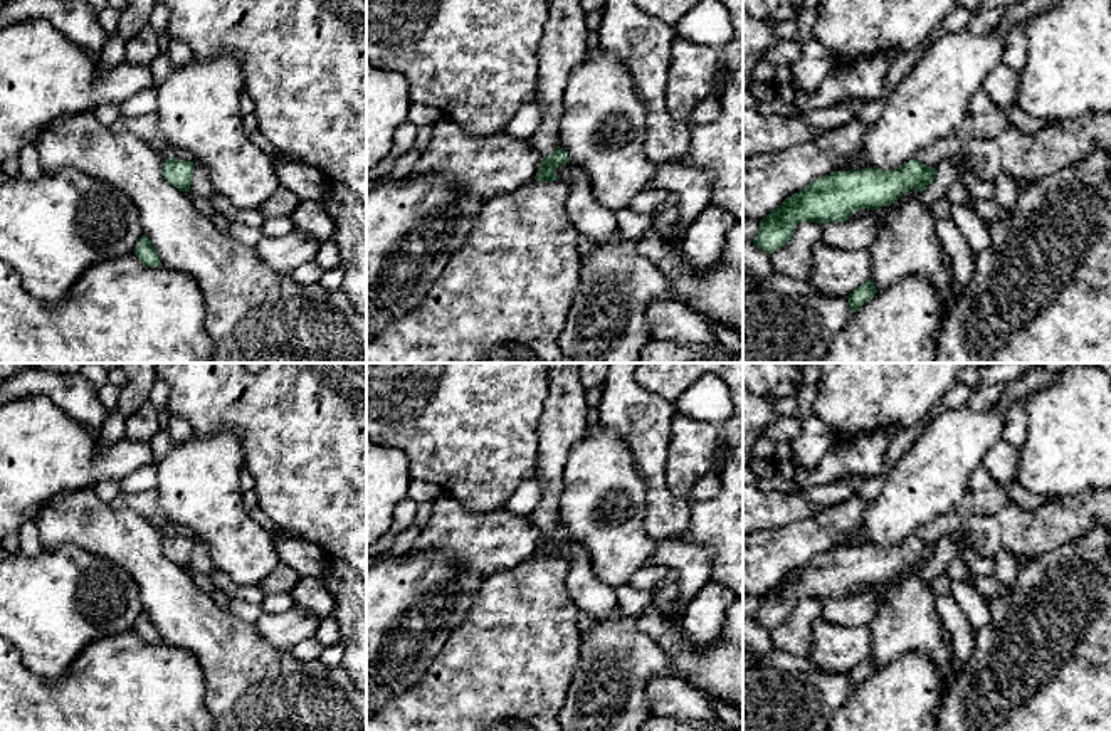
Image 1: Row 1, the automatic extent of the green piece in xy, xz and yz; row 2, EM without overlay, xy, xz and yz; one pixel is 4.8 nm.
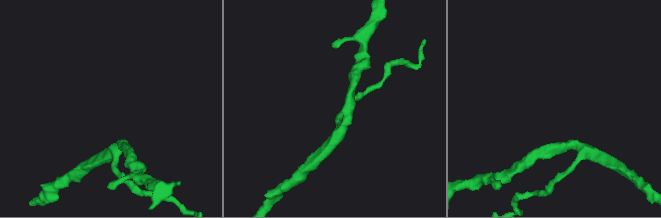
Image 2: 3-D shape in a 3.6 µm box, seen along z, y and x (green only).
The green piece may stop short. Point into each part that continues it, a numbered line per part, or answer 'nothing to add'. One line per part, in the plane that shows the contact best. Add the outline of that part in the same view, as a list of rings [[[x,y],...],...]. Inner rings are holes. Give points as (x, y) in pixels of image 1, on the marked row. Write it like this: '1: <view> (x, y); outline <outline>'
nothing to add

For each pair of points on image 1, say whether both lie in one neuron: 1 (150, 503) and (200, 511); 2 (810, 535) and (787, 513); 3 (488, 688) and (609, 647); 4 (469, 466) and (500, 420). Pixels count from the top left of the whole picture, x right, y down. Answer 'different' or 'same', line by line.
1: different
2: different
3: different
4: same

